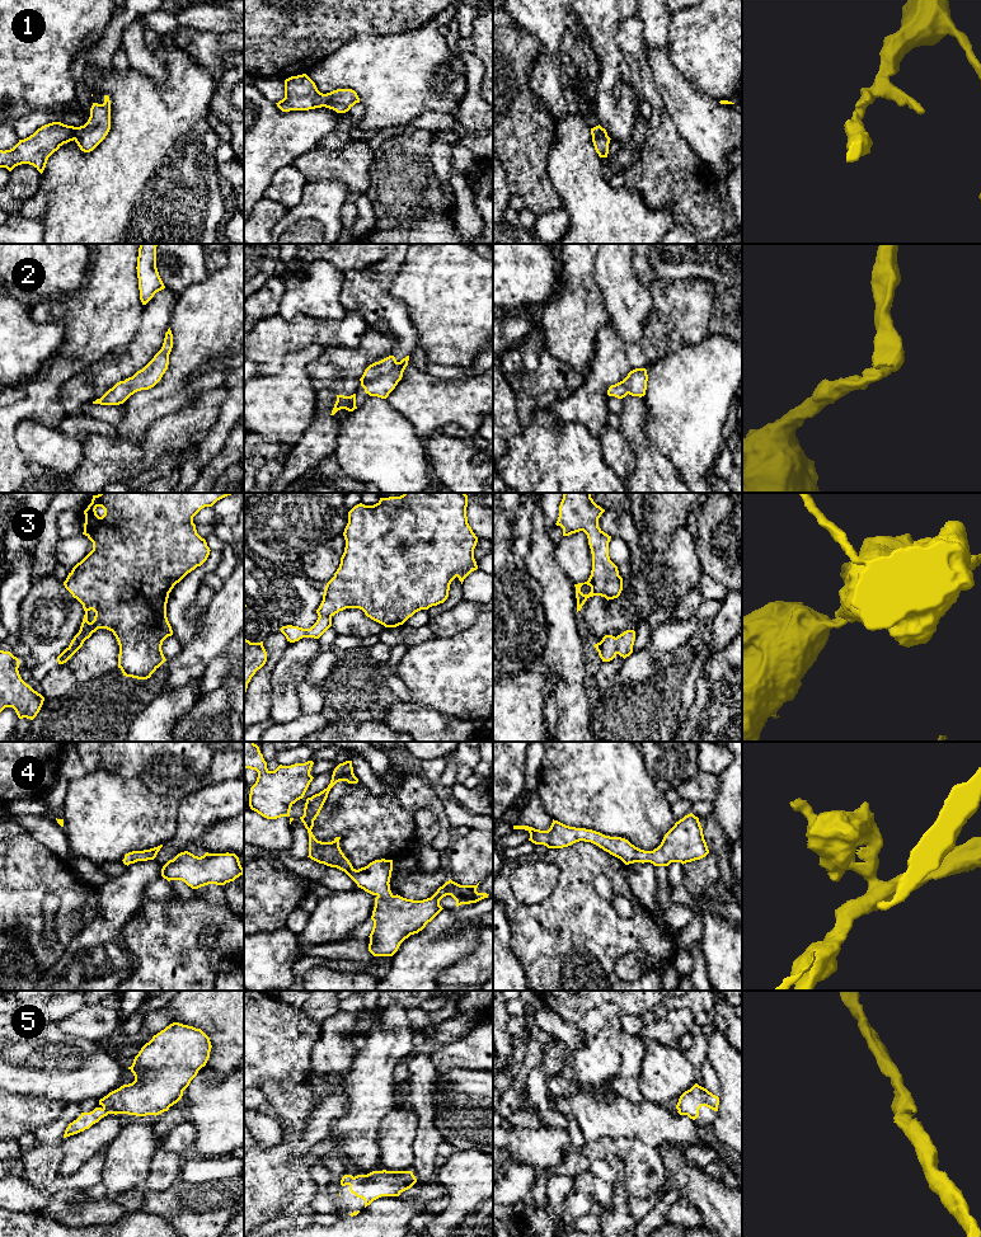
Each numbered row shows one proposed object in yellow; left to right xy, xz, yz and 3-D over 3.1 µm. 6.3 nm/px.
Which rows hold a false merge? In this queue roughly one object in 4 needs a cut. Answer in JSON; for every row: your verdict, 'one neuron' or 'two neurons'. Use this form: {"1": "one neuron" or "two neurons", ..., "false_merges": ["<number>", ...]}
{"1": "one neuron", "2": "one neuron", "3": "two neurons", "4": "one neuron", "5": "one neuron", "false_merges": ["3"]}

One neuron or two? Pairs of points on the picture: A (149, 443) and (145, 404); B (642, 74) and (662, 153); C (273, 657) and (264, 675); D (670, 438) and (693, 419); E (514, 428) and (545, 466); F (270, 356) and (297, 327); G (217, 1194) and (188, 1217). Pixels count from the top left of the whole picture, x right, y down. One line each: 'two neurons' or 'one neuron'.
A: two neurons
B: one neuron
C: one neuron
D: one neuron
E: two neurons
F: one neuron
G: one neuron

